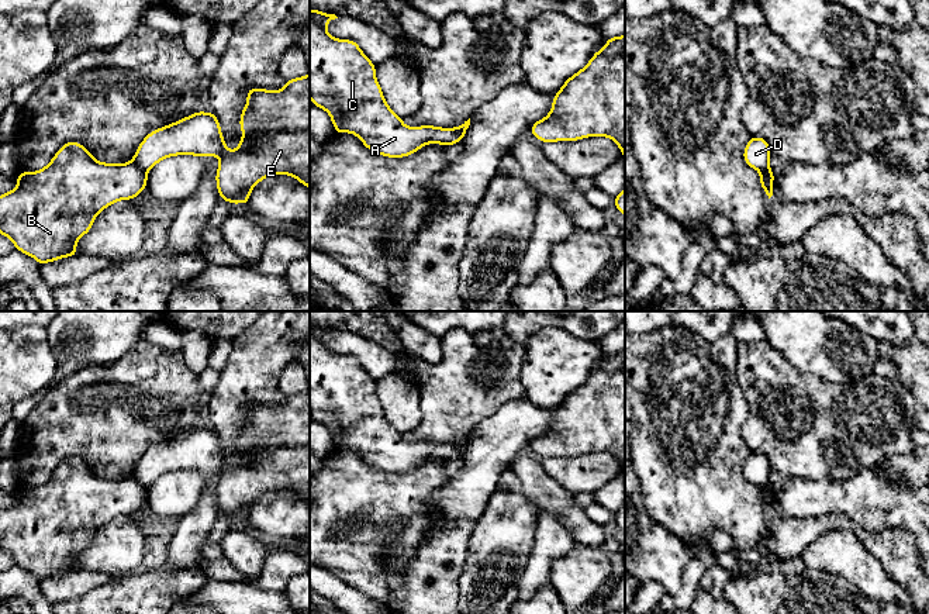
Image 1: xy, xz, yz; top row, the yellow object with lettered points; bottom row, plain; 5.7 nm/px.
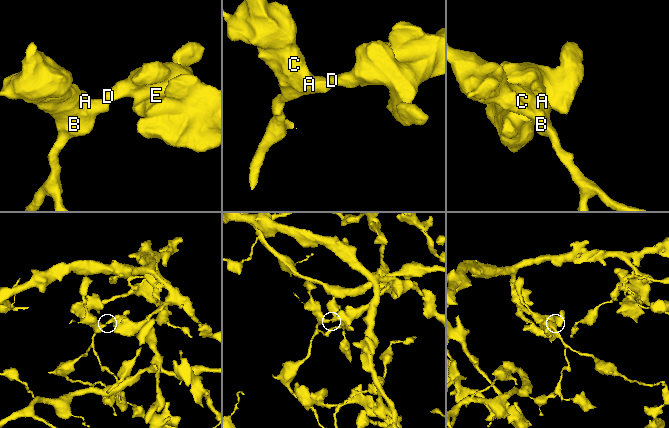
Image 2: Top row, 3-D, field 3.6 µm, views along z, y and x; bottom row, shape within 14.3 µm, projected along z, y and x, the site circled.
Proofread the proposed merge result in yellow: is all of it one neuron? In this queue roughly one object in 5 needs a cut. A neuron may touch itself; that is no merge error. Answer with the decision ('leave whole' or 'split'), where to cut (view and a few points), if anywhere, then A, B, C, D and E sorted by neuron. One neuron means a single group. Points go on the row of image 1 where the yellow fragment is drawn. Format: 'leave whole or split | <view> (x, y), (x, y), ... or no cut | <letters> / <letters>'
split | xy (131, 161), (147, 171) | A B C / D E

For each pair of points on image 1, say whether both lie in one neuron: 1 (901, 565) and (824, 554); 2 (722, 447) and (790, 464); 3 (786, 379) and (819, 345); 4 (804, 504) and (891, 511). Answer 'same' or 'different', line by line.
1: different
2: different
3: different
4: same

